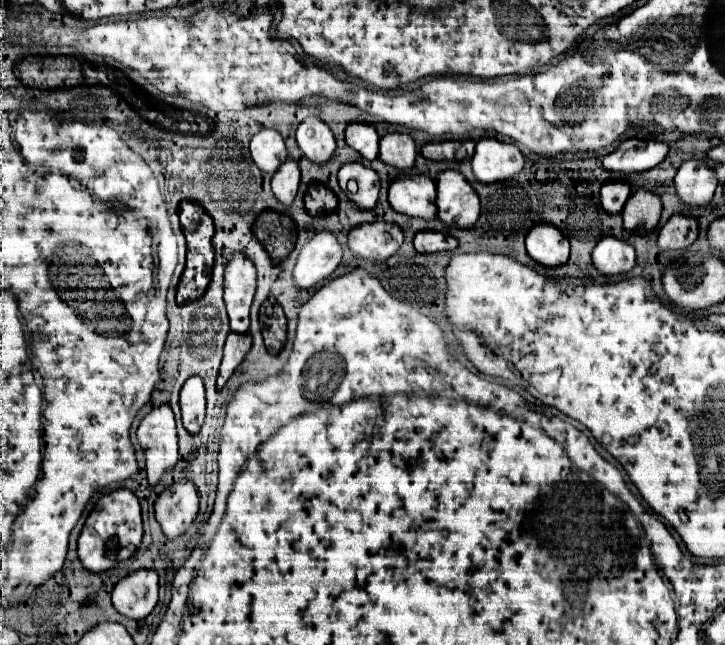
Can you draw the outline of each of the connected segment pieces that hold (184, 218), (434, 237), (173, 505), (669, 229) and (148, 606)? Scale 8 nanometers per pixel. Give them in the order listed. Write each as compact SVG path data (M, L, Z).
M183 200L179 204L179 218L181 218L181 228L183 228L183 232L186 234L187 242L186 266L176 292L177 303L183 304L201 297L209 285L209 275L214 264L212 237L215 229L211 216L201 206L187 204L187 200Z
M421 230L415 234L415 250L417 252L439 252L439 250L453 250L457 240L443 232Z
M191 480L175 482L155 500L155 516L167 538L177 538L191 530L199 510L199 496Z
M683 214L673 216L659 230L659 248L661 250L683 250L695 242L695 238L687 238L689 234L689 218Z
M137 570L121 578L113 588L113 606L119 614L143 620L151 614L157 604L157 572L155 570Z

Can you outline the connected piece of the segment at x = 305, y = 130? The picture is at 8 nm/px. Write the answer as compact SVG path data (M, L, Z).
M309 116L299 124L299 128L297 128L297 144L303 150L303 154L311 162L317 162L317 164L327 162L335 152L333 132L317 116Z

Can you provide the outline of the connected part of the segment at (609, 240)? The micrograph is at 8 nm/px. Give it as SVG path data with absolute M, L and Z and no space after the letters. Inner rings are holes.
M605 236L593 248L593 264L607 276L629 272L635 266L635 248L615 236Z

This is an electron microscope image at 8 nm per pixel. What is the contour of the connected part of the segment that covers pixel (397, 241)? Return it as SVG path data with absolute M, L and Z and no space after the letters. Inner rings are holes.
M367 222L359 224L349 232L349 248L359 258L385 260L397 252L403 244L403 230L391 222ZM385 234L391 238L387 240Z

